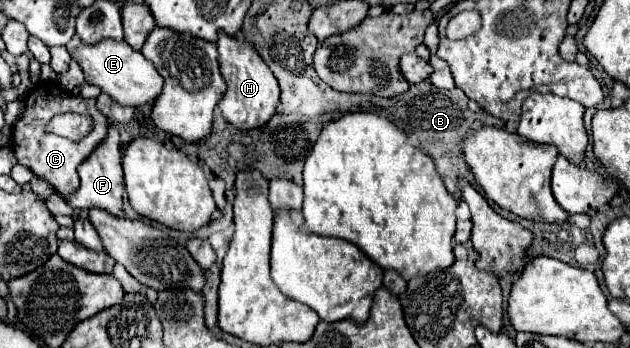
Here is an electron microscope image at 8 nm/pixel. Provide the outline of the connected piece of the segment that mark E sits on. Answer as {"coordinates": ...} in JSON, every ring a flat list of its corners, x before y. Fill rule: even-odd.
{"coordinates":[[99,40,99,44,79,44,73,50,73,58,79,62,85,74,85,82,99,86,105,94,109,94,119,104,141,106,153,102,161,94,163,88,161,74,141,52,133,50,127,42]]}

